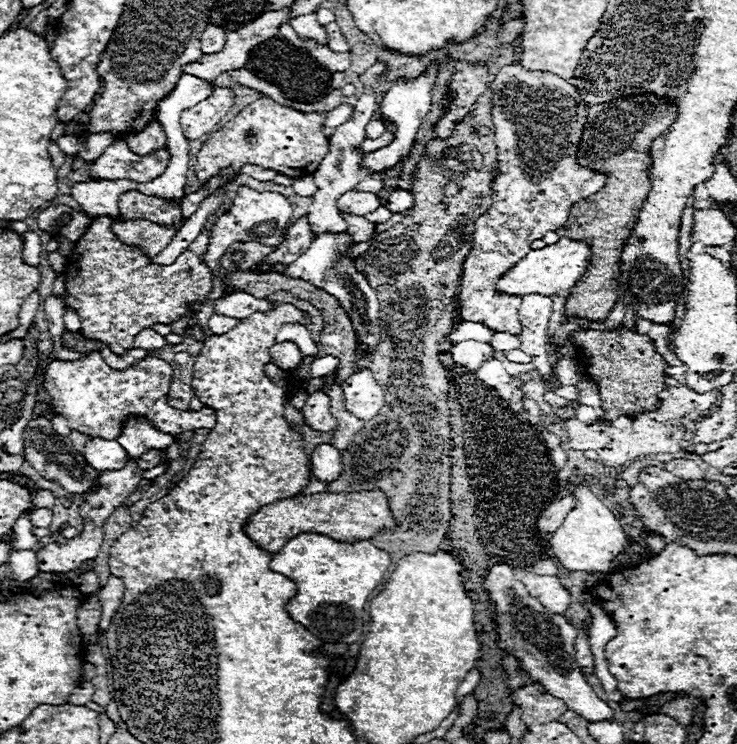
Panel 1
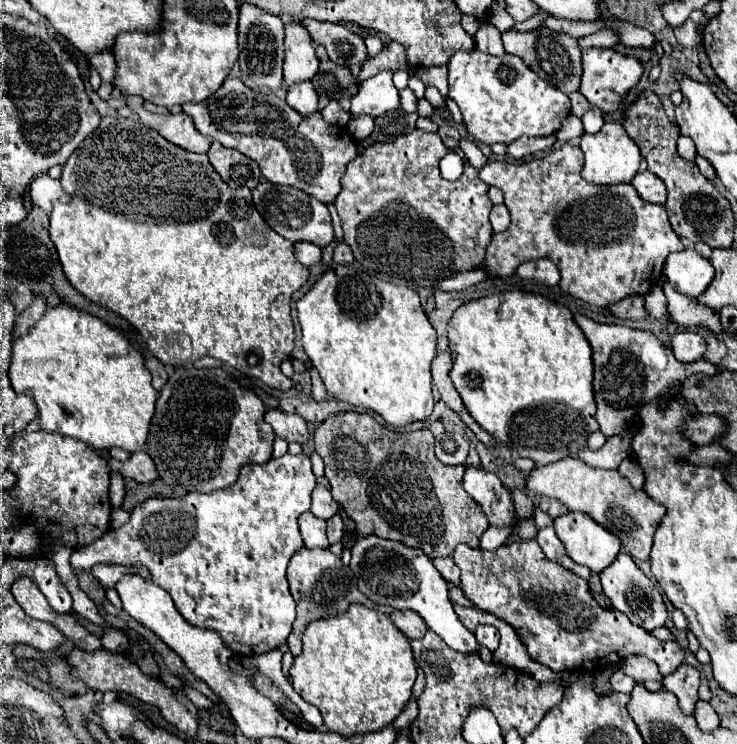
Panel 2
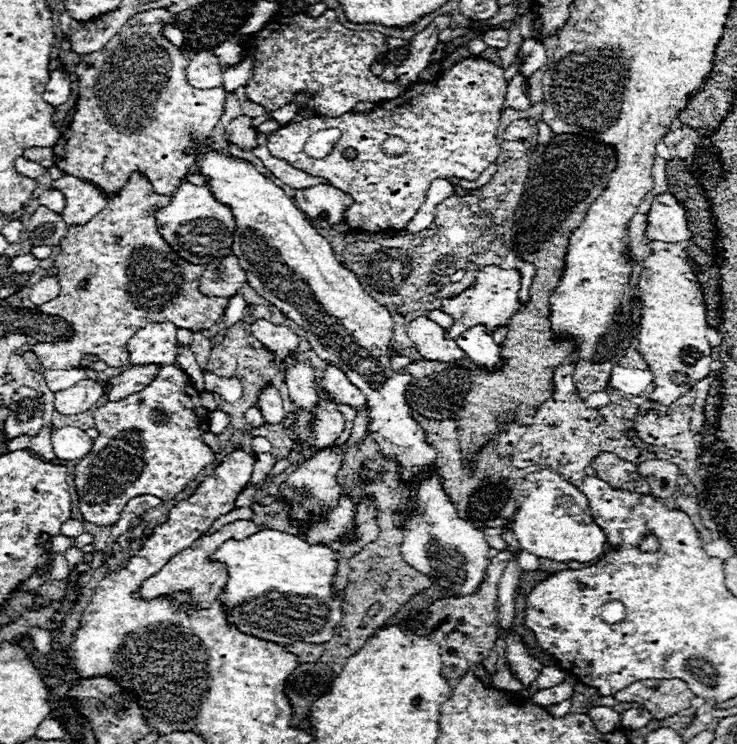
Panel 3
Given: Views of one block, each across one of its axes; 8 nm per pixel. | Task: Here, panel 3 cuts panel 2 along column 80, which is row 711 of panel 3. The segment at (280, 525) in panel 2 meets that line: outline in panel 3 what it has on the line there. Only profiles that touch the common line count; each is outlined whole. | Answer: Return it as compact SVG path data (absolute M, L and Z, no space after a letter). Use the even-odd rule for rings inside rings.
M564 700L564 702L558 702L558 704L548 706L546 710L548 710L548 714L550 714L550 716L560 718L560 716L566 716L566 714L570 712L570 706L572 706L572 702L570 702L570 700Z

